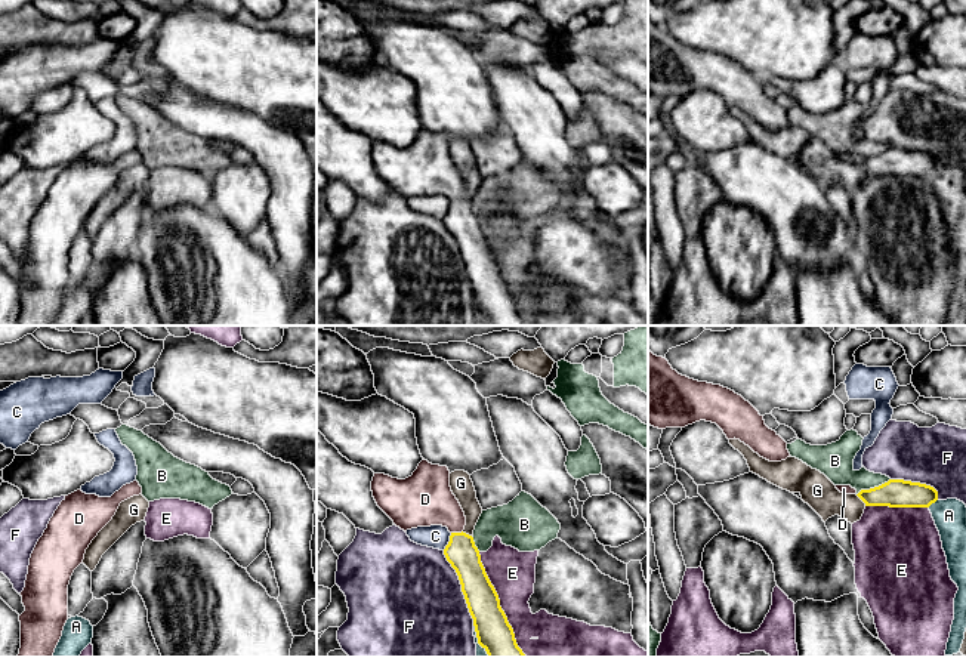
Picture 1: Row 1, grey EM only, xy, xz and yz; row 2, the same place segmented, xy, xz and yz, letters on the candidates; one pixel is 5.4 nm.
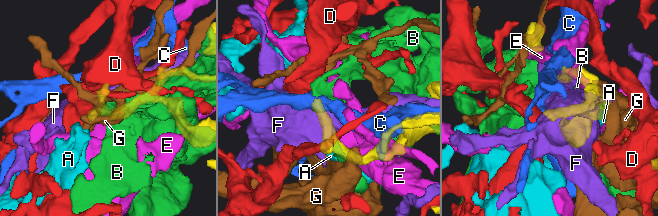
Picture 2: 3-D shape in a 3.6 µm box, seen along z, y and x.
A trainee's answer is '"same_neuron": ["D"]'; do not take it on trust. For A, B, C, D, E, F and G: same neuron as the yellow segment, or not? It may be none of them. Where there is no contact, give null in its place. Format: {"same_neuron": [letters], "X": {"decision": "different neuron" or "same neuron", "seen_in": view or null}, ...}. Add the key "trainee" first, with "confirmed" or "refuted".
{"trainee": "confirmed", "same_neuron": ["D"], "A": {"decision": "different neuron", "seen_in": "yz"}, "B": {"decision": "different neuron", "seen_in": "yz"}, "C": {"decision": "different neuron", "seen_in": "xz"}, "D": {"decision": "same neuron", "seen_in": "xz"}, "E": {"decision": "different neuron", "seen_in": "xz"}, "F": {"decision": "different neuron", "seen_in": "xz"}, "G": {"decision": "different neuron", "seen_in": "yz"}}

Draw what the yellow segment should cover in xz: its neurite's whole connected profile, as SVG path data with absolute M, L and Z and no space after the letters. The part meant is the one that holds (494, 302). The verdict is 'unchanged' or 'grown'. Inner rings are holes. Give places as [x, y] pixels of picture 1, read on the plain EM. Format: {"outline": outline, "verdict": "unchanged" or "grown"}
{"outline": "M423 127L405 148L374 142L371 160L377 175L404 200L430 194L448 197L451 204L444 223L459 244L478 312L488 326L527 326L516 312L473 206L463 200L466 185L451 160L448 136Z", "verdict": "grown"}

